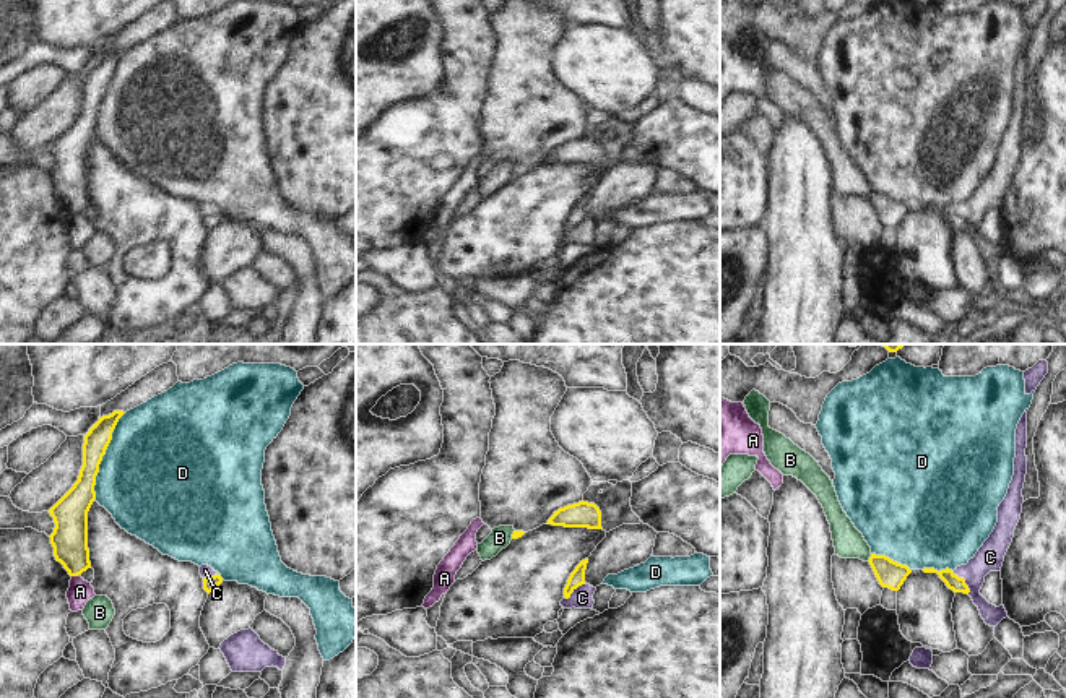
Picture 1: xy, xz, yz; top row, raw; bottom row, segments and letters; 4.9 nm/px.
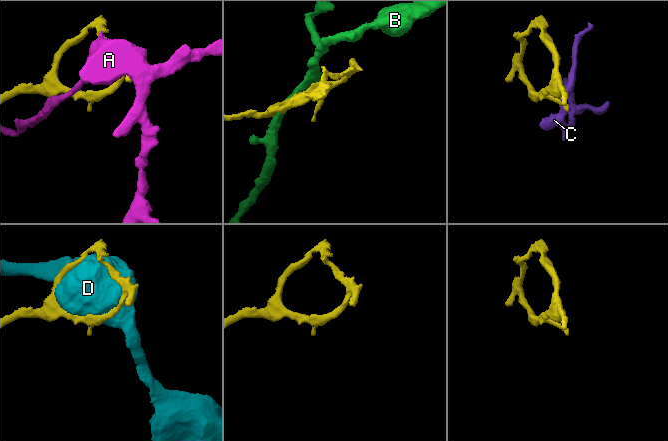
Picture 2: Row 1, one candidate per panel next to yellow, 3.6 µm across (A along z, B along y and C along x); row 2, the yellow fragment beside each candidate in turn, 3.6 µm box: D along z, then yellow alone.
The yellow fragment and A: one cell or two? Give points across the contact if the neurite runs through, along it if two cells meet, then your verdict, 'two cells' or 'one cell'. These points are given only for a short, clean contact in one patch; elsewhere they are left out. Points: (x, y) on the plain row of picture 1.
along xy (78, 210), (72, 213) | two cells

